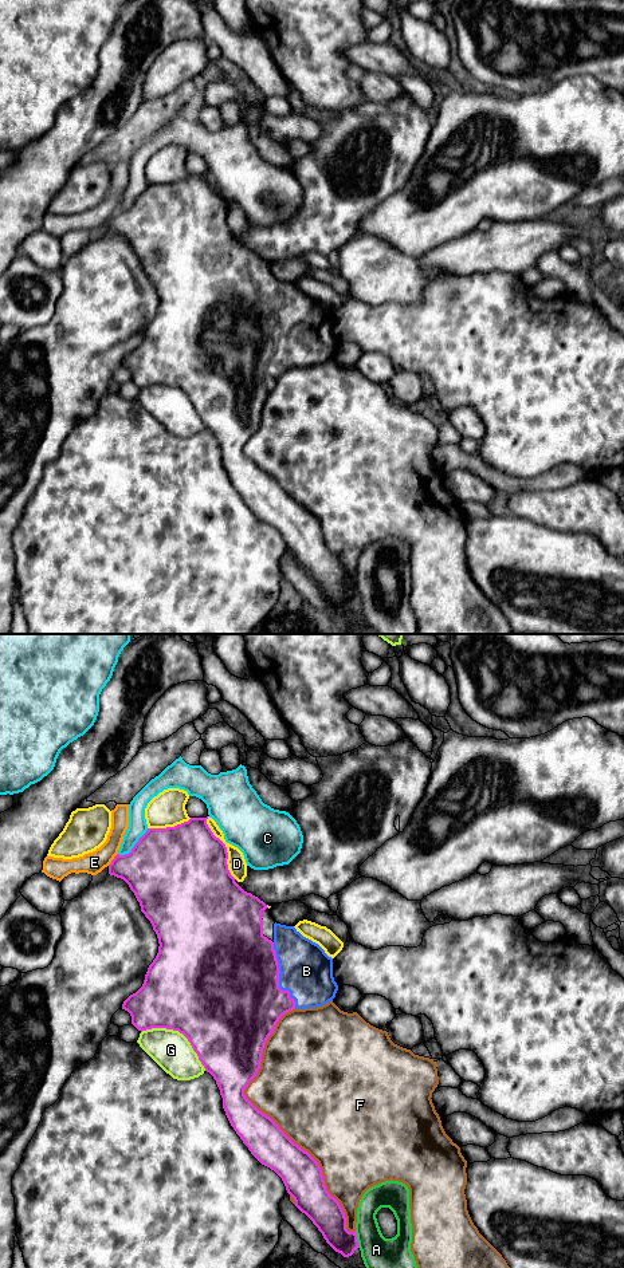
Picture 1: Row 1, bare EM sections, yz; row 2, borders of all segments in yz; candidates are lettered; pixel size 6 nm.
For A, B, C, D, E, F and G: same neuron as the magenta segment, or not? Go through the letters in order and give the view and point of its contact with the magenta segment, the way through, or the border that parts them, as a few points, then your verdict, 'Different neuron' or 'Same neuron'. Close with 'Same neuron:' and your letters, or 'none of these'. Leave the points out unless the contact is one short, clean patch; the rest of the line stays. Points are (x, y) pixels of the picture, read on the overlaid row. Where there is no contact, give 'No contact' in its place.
A: Touches magenta at yz (356, 1239). Different neuron
B: Touches magenta at yz (278, 977). Same neuron
C: Touches magenta at yz (134, 846). Different neuron
D: Touches magenta at yz (226, 847). Different neuron
E: Touches magenta at yz (113, 859). Different neuron
F: Touches magenta at yz (273, 1121). Different neuron
G: Touches magenta at yz (180, 1032). Different neuron
Same neuron: B

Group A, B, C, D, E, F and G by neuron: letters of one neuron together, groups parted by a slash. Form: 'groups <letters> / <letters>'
groups A / B / C / D / E / F / G

